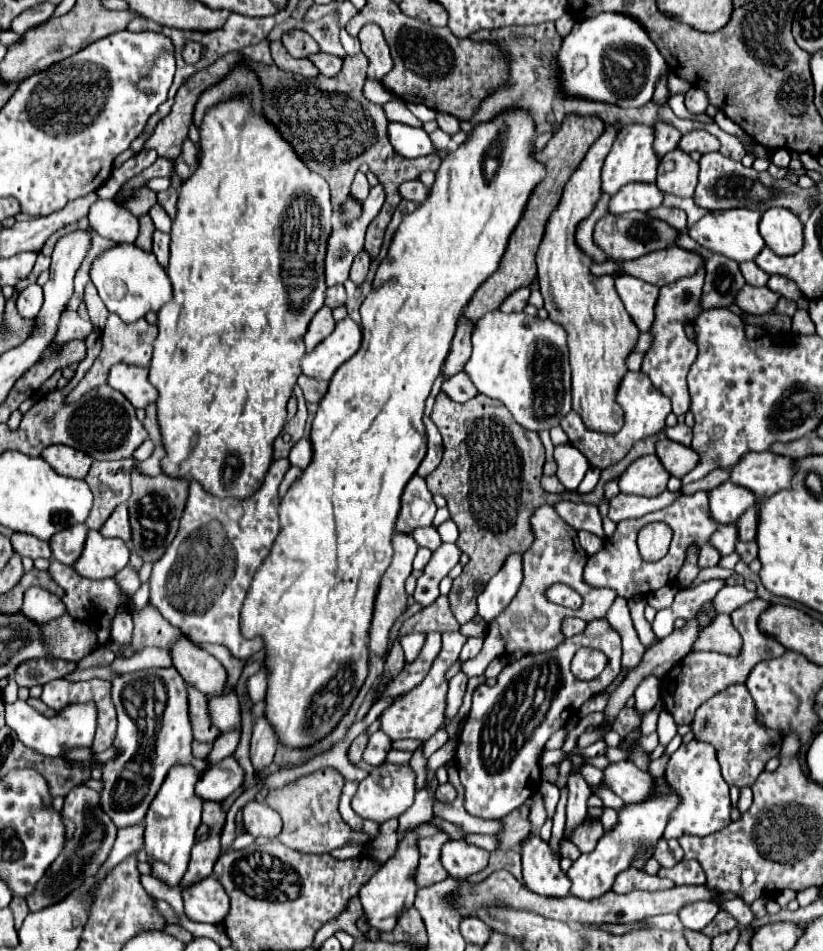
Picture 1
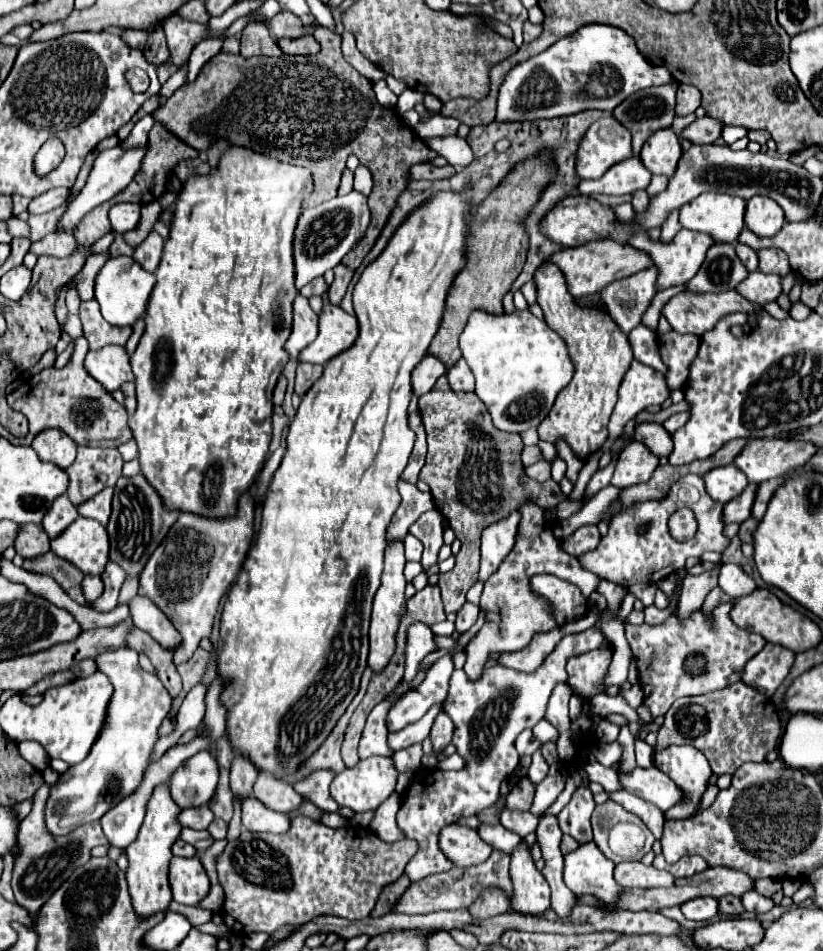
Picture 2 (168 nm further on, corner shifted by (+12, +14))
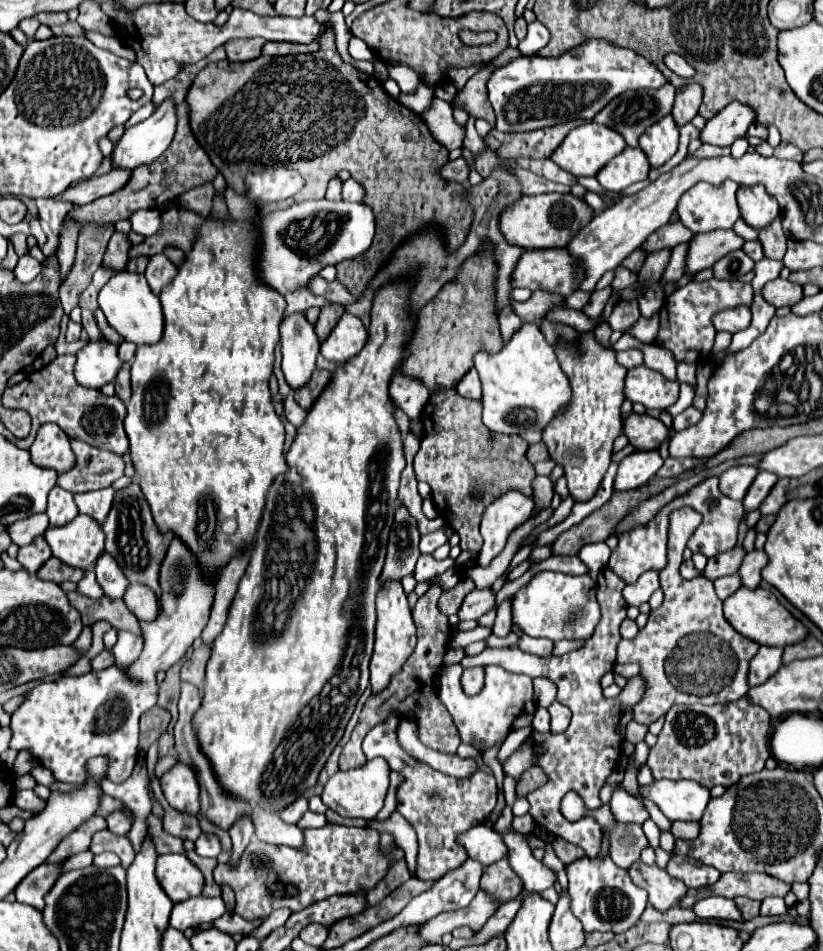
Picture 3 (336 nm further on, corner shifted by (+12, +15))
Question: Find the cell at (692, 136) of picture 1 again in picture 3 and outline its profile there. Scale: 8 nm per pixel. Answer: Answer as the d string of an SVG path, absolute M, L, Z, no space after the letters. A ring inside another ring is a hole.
M731 102L711 120L707 120L705 128L701 130L699 138L705 144L715 146L731 146L737 136L745 136L747 128L753 124L755 112L745 104Z

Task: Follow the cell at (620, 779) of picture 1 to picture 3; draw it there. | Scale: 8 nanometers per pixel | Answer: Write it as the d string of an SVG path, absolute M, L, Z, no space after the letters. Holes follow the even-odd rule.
M653 780L647 786L639 786L639 792L643 798L655 802L659 810L669 818L669 820L701 820L701 814L709 802L709 790L703 784L697 784L695 780Z

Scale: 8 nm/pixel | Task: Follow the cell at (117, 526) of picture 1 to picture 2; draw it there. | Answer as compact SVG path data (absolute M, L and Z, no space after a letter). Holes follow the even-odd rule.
M107 487L95 497L77 505L77 511L81 517L89 517L89 519L99 521L101 525L107 525L109 515L111 515L111 497L113 497L113 487Z

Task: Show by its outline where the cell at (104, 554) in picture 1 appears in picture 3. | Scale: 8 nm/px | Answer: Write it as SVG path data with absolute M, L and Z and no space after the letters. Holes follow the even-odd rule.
M79 514L65 526L45 530L45 540L61 562L79 570L91 570L103 554L105 534L91 516Z

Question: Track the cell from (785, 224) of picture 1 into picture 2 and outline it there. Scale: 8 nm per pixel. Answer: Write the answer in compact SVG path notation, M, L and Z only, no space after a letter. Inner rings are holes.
M757 195L747 201L745 225L759 237L773 237L785 223L783 209L769 197Z

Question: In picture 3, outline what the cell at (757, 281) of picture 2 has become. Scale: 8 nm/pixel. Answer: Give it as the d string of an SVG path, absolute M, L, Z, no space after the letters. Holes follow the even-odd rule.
M775 278L775 280L767 282L761 288L761 296L769 304L779 308L779 306L793 306L793 304L797 304L803 298L803 290L801 290L799 284L793 284L793 282L783 280L783 278Z

